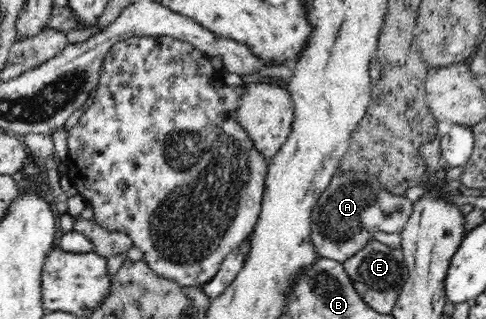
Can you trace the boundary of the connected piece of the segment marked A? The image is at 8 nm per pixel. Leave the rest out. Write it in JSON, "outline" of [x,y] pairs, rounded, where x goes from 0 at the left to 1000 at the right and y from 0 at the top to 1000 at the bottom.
{"outline":[[[695,533],[683,552],[671,596],[663,602],[638,677],[638,768],[646,774],[652,803],[710,824],[765,759],[774,727],[825,734],[844,671],[848,671],[848,633],[833,611],[807,608],[790,589],[772,545],[765,549],[751,533]]]}

